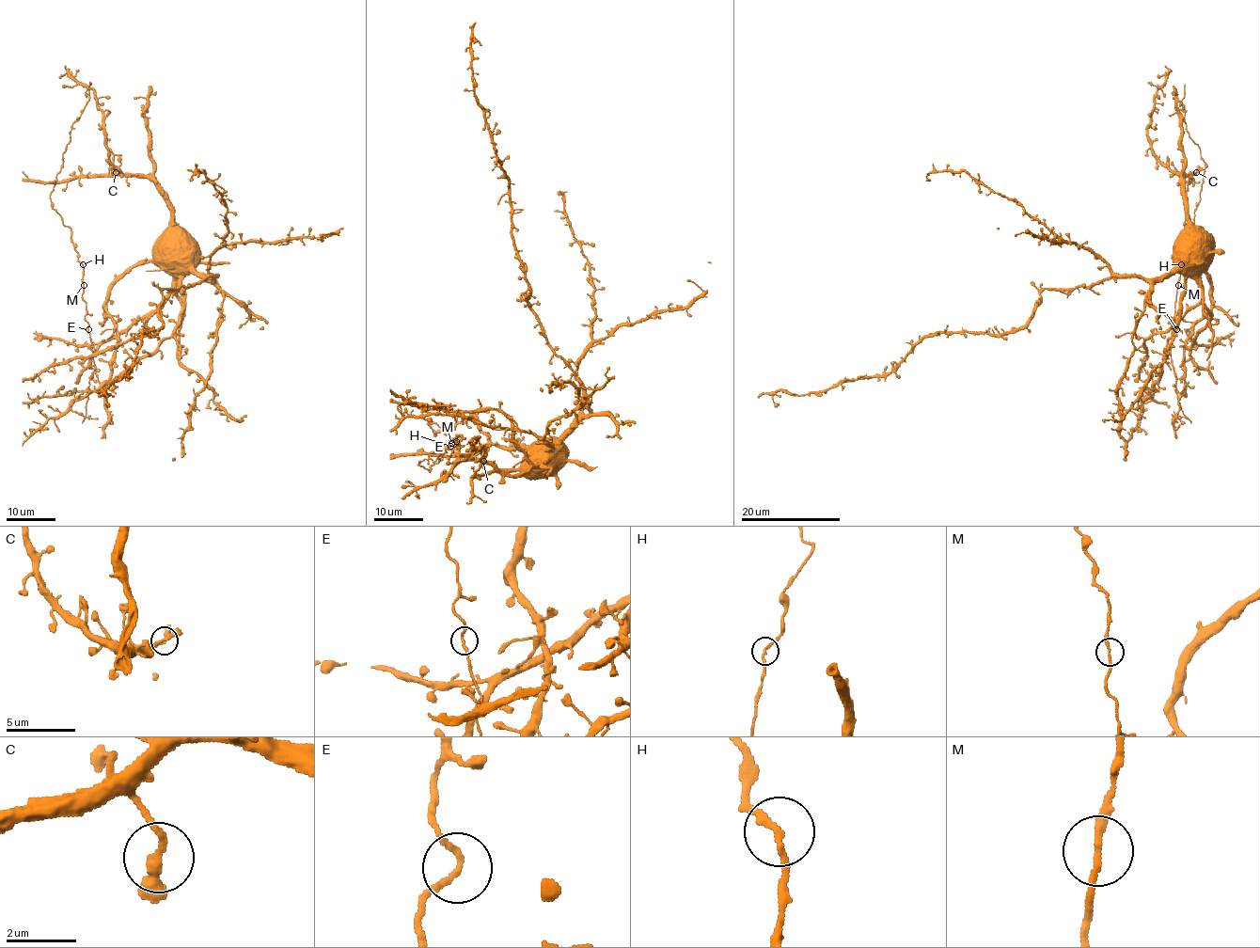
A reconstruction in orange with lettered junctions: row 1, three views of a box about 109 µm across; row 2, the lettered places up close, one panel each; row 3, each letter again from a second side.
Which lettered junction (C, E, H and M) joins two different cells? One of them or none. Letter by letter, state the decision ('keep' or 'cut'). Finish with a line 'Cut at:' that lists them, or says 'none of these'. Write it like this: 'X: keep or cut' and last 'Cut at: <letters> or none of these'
C: keep
E: keep
H: keep
M: keep
Cut at: none of these

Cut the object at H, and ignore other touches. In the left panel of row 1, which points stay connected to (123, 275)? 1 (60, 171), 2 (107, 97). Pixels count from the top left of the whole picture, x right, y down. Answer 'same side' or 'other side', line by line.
1: other side
2: same side

